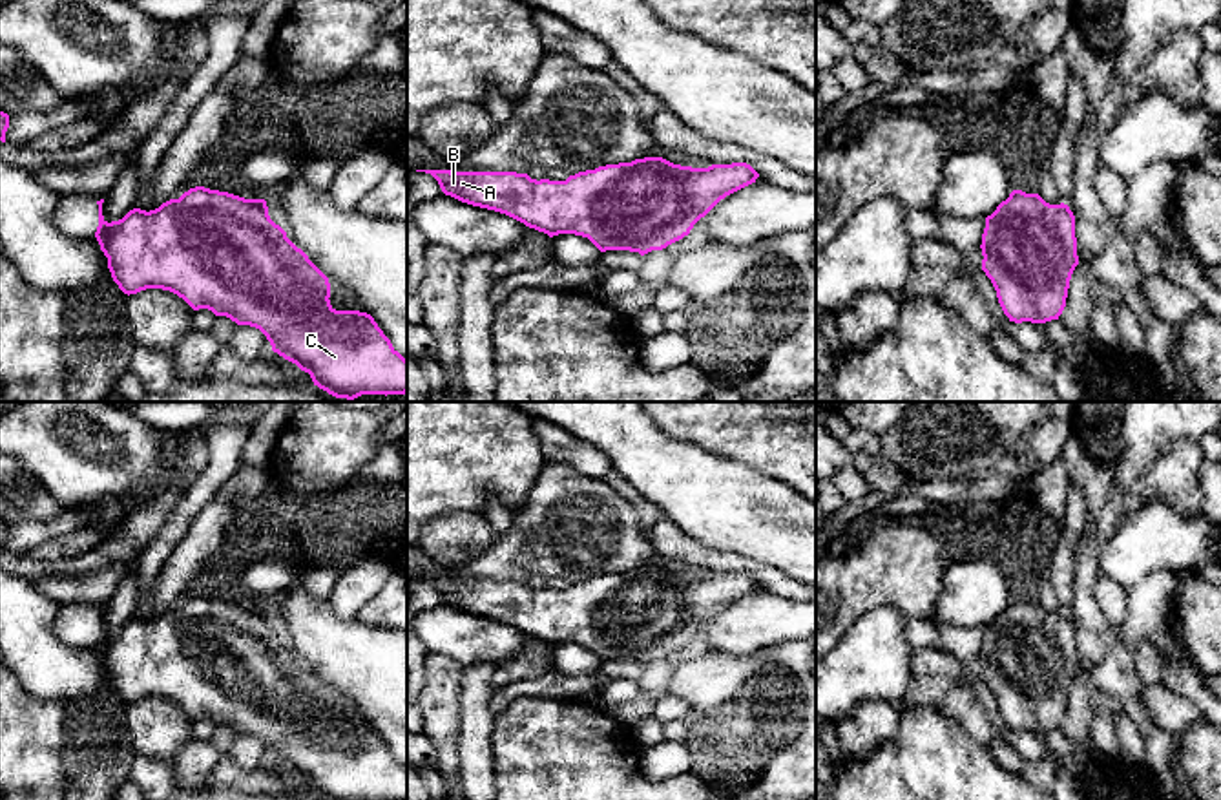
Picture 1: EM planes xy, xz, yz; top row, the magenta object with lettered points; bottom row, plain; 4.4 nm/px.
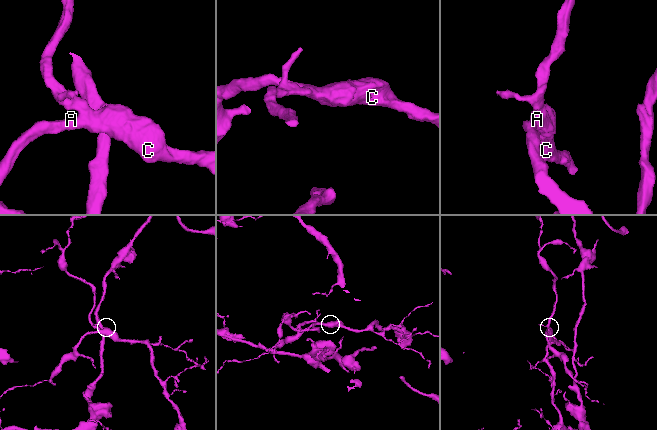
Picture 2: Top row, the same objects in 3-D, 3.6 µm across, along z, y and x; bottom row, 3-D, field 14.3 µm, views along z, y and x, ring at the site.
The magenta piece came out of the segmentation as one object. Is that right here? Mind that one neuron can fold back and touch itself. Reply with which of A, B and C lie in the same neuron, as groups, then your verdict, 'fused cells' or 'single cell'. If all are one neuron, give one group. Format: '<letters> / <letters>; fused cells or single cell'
A B C; single cell

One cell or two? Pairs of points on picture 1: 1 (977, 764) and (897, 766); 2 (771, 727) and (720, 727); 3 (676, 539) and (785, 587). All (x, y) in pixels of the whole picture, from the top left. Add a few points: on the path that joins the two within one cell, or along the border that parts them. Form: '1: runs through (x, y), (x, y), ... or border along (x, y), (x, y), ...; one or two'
1: runs through (957, 766), (917, 766); one
2: runs through (758, 727), (732, 727); one
3: runs through (703, 556), (716, 561), (747, 563), (758, 570); one

